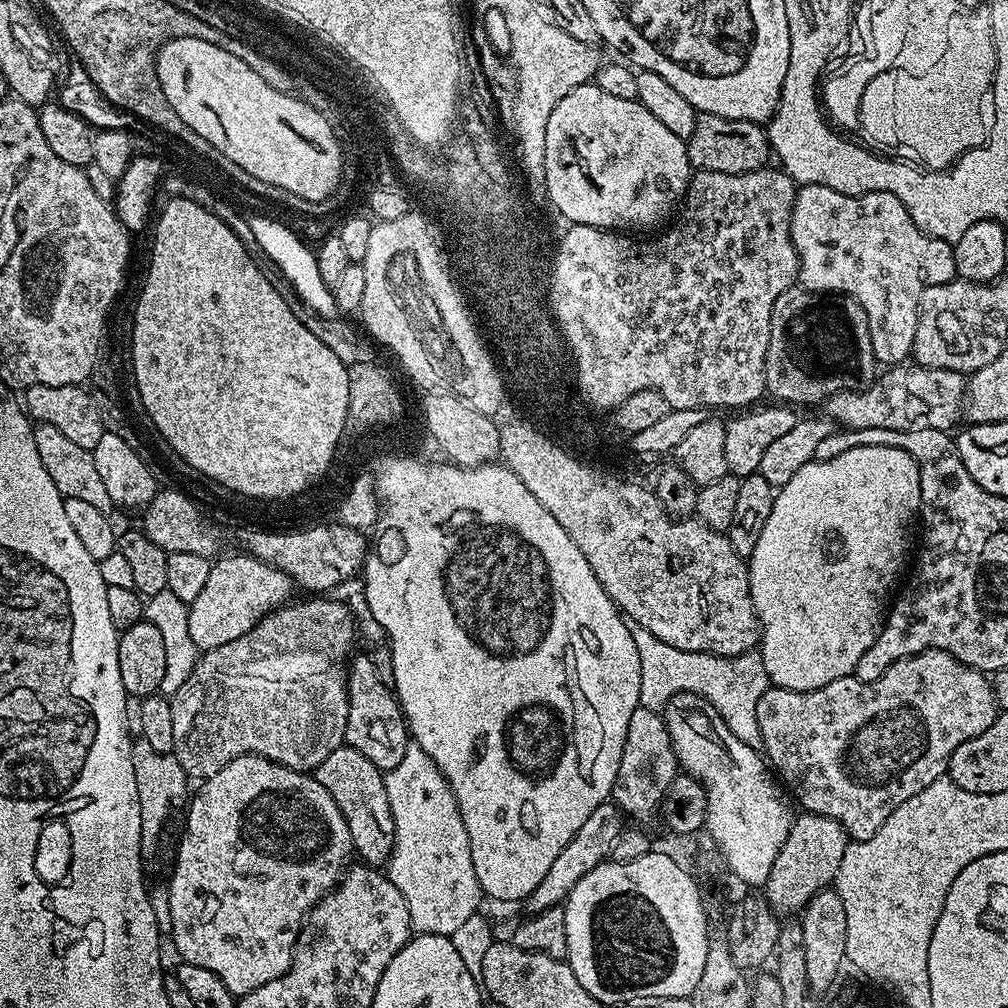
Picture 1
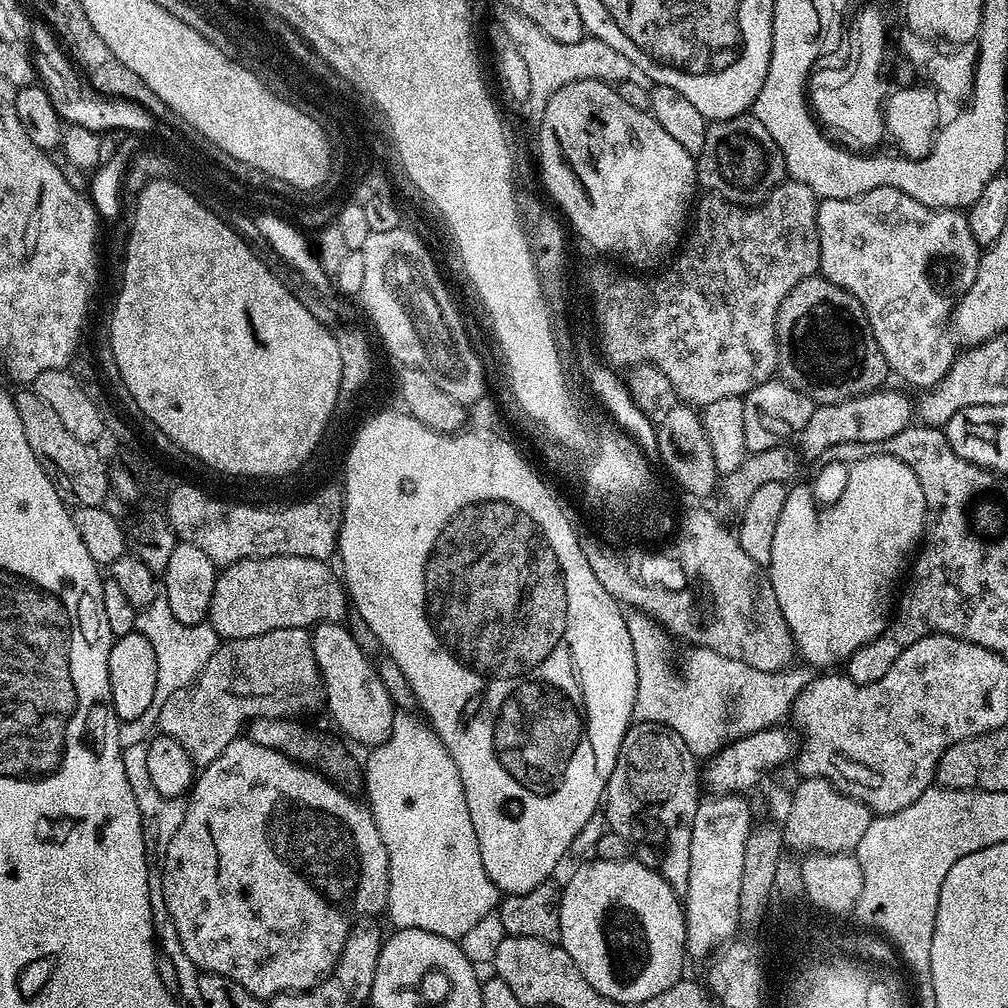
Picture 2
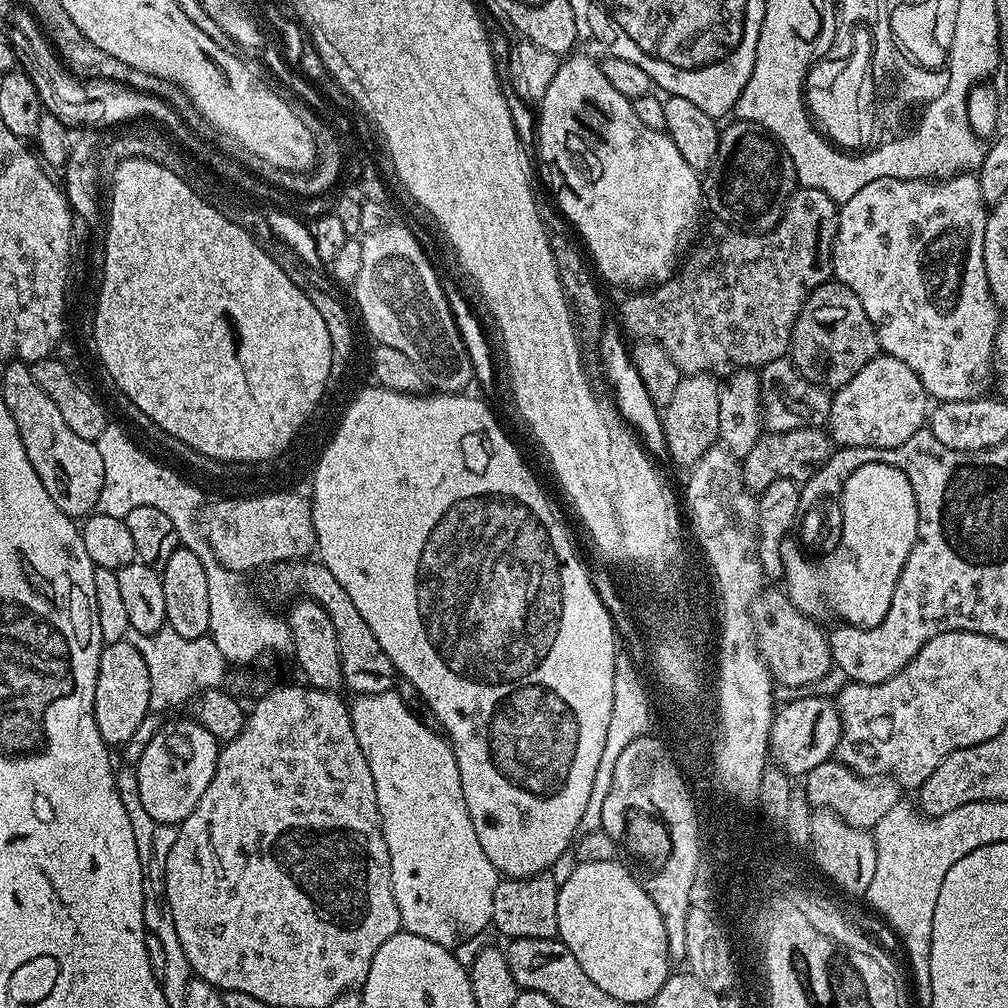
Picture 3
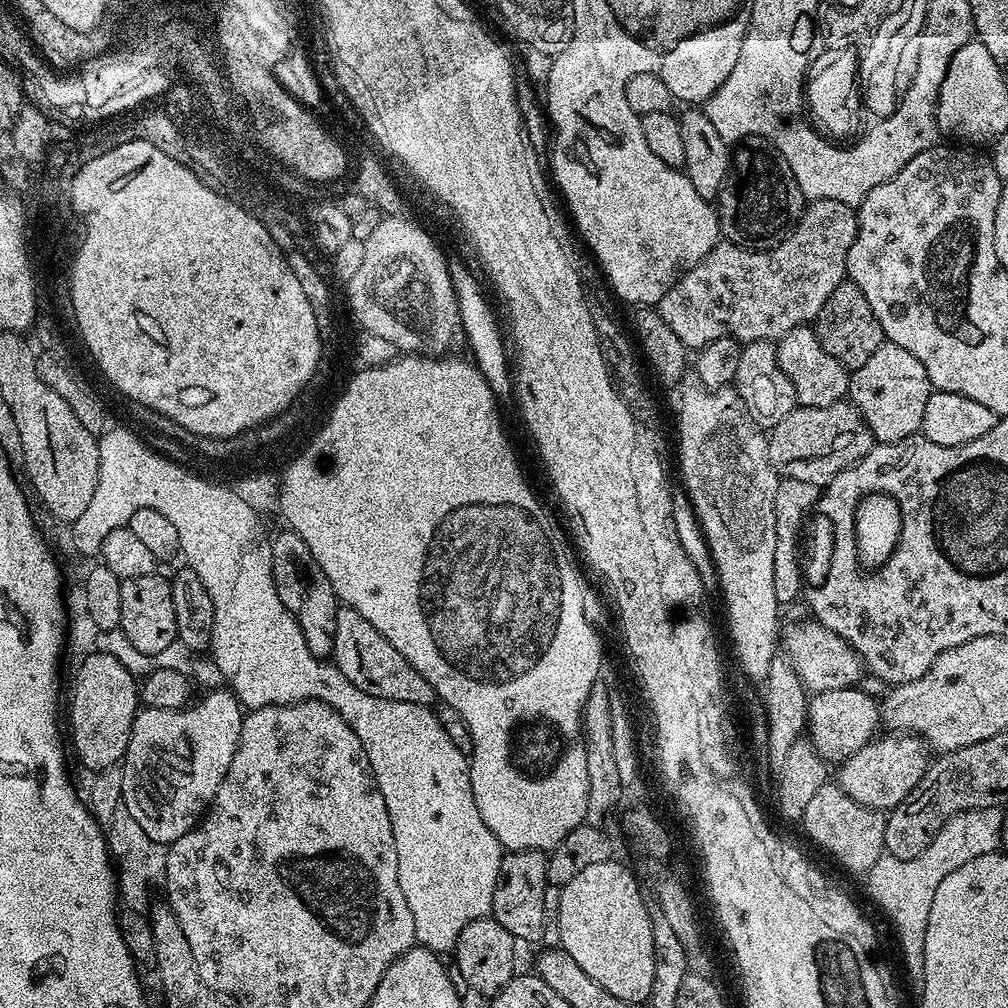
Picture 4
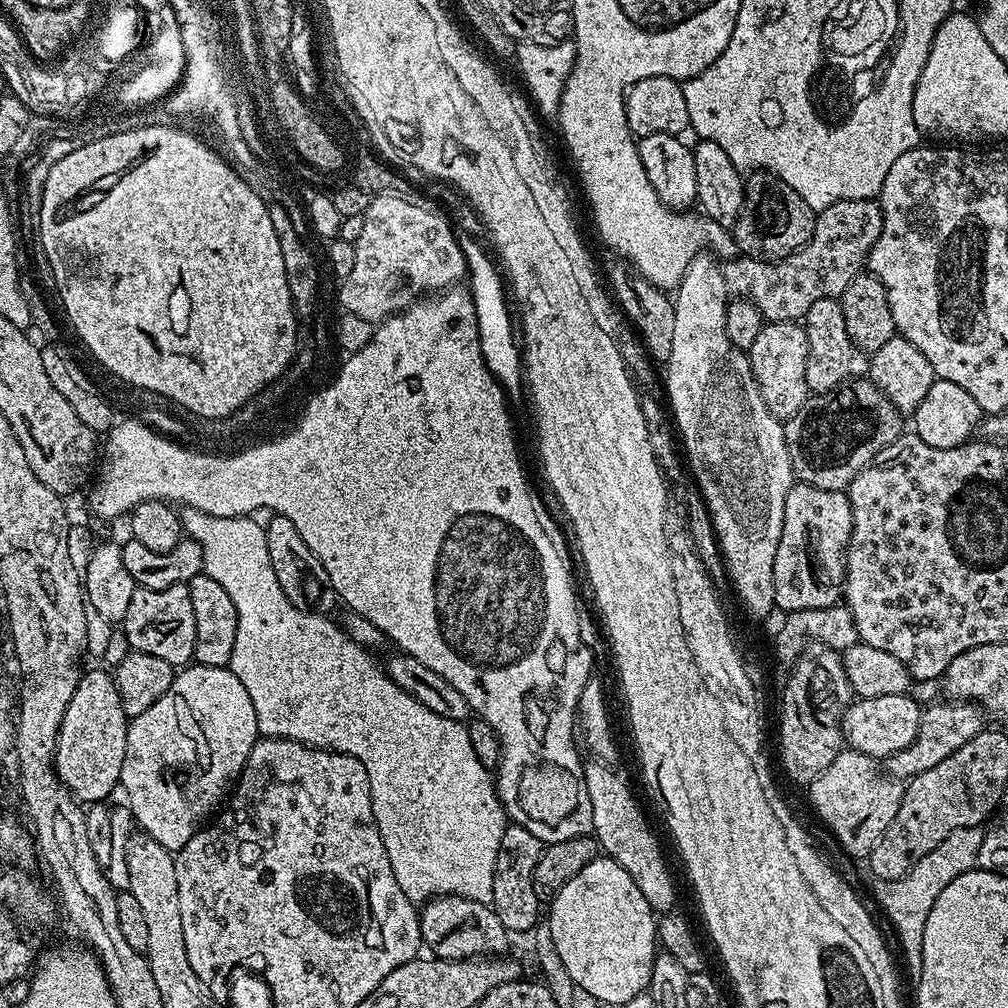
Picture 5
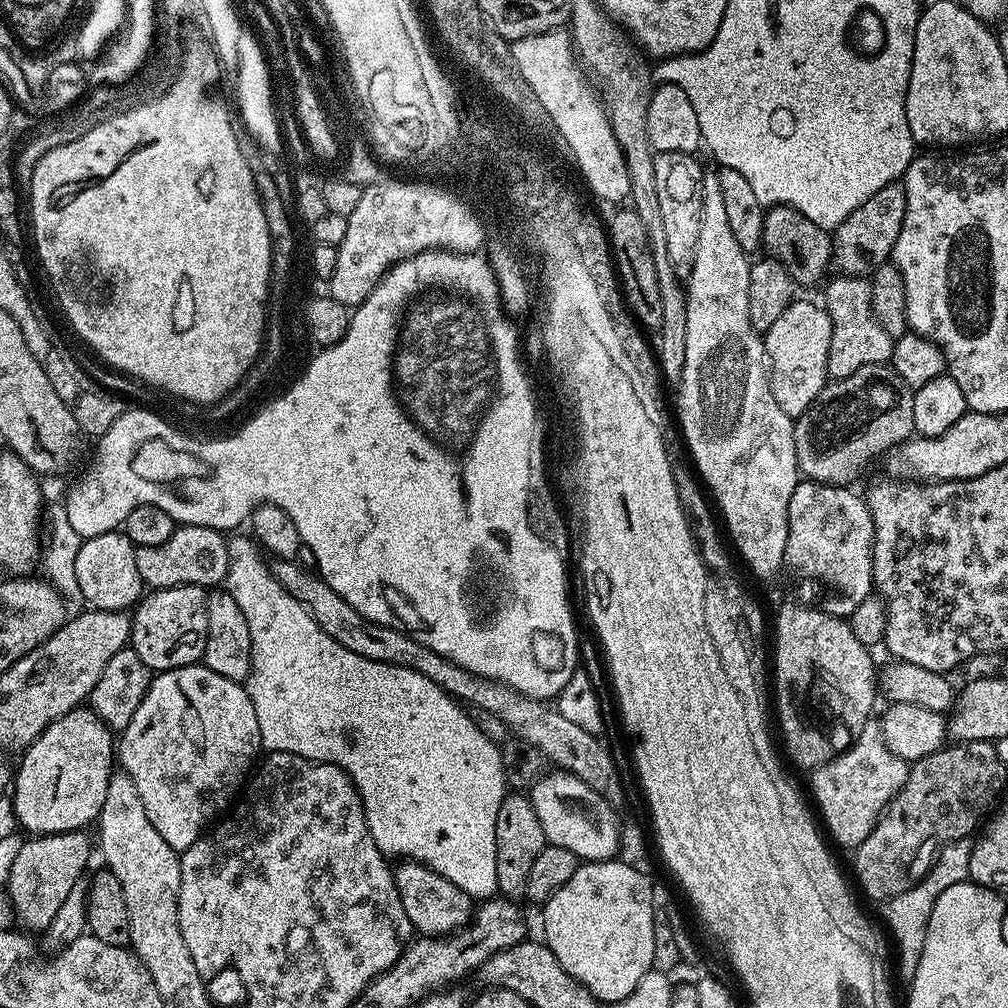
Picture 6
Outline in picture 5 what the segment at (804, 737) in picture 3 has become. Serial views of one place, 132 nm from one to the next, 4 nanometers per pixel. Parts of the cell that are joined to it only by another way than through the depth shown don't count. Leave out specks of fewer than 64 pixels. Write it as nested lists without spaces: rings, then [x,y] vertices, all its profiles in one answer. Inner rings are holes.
[[[882,694],[882,698],[857,699],[849,704],[842,721],[842,731],[847,747],[873,758],[887,758],[898,754],[898,750],[906,750],[906,746],[910,746],[910,742],[914,742],[918,734],[922,711],[921,705],[916,705],[910,697],[911,695],[908,694]]]

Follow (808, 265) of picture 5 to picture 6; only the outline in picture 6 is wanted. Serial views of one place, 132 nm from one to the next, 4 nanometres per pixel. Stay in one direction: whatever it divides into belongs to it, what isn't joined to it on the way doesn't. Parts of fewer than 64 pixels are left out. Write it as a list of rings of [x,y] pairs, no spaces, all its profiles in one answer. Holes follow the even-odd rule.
[[[903,183],[888,184],[874,198],[862,202],[846,222],[842,222],[834,230],[832,241],[832,262],[837,273],[845,276],[863,276],[889,263],[894,250],[894,242],[898,242],[898,234],[902,230],[902,220],[906,218],[906,194]]]

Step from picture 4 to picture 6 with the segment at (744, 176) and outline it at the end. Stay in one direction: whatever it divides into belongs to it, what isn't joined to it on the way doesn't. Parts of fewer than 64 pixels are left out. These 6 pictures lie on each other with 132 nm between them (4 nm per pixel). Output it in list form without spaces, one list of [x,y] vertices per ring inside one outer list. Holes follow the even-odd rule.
[[[777,204],[765,211],[762,238],[764,239],[763,251],[771,259],[782,261],[797,285],[816,284],[820,279],[823,281],[833,267],[833,237],[830,235],[829,229],[814,226],[814,222],[810,222],[810,218],[806,218],[806,214],[802,214],[790,206]]]

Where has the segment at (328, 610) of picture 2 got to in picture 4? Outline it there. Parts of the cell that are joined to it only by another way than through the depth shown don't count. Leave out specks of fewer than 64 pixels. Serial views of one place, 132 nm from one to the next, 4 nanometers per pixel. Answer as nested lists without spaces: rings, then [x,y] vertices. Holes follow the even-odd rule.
[[[347,606],[337,607],[330,659],[338,670],[342,670],[342,674],[346,674],[346,678],[350,678],[350,682],[354,682],[354,686],[358,686],[358,690],[362,690],[362,694],[425,706],[437,703],[438,697],[430,682],[426,682],[426,678],[422,678],[422,674],[418,674],[418,670],[414,670],[414,666],[410,666],[410,662],[406,662],[406,658],[402,658],[402,654],[398,654],[398,650],[394,650],[394,646],[390,646],[390,642],[386,642],[378,630],[374,630],[374,626],[370,626],[370,622],[358,614],[358,610]]]

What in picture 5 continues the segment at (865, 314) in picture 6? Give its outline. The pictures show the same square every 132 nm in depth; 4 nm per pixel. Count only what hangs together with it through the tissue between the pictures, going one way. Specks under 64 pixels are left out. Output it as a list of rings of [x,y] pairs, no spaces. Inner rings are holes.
[[[839,299],[819,300],[806,310],[802,321],[806,330],[808,357],[806,358],[806,386],[809,393],[819,394],[834,390],[849,380],[858,380],[868,376],[869,353],[863,352],[846,334],[846,318],[842,318],[842,306]]]

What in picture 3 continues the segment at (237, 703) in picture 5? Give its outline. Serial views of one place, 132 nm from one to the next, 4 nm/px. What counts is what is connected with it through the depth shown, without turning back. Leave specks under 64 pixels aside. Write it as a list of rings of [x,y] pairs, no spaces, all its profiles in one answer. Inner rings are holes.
[[[187,719],[176,720],[173,724],[161,723],[134,766],[138,778],[138,794],[142,794],[142,806],[146,806],[150,818],[163,824],[180,825],[194,810],[194,806],[198,806],[198,798],[206,794],[206,786],[210,786],[210,778],[214,778],[216,763],[220,757],[221,741],[216,740],[214,734],[196,723],[195,719]]]

